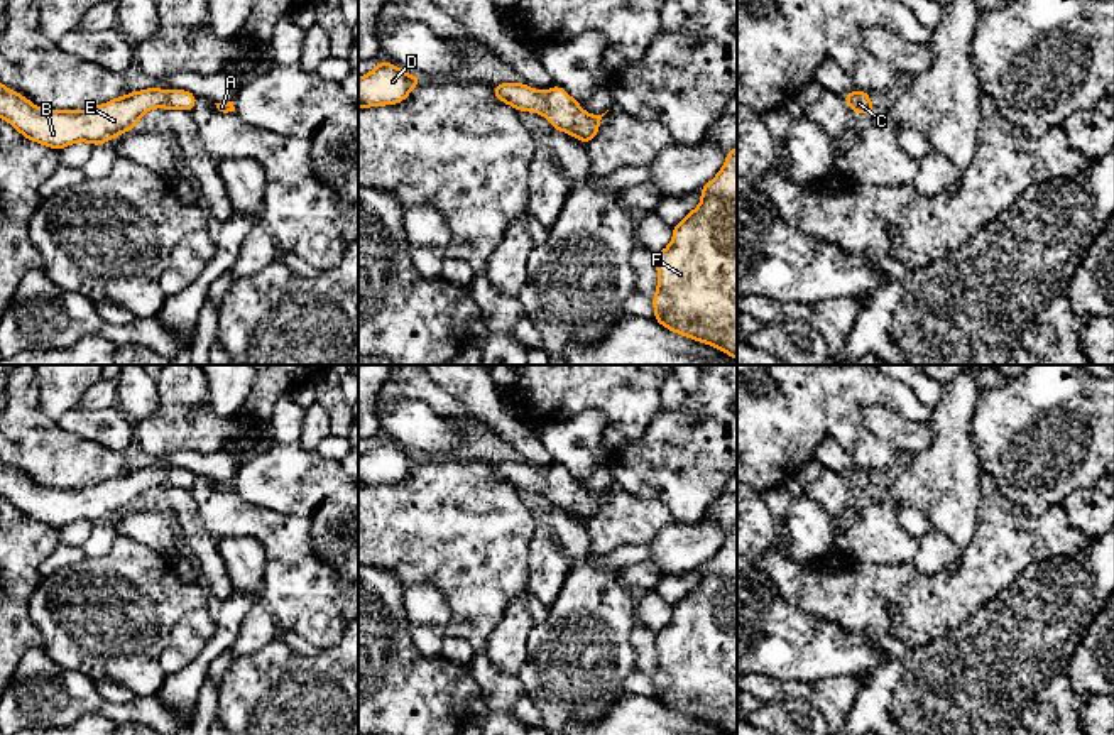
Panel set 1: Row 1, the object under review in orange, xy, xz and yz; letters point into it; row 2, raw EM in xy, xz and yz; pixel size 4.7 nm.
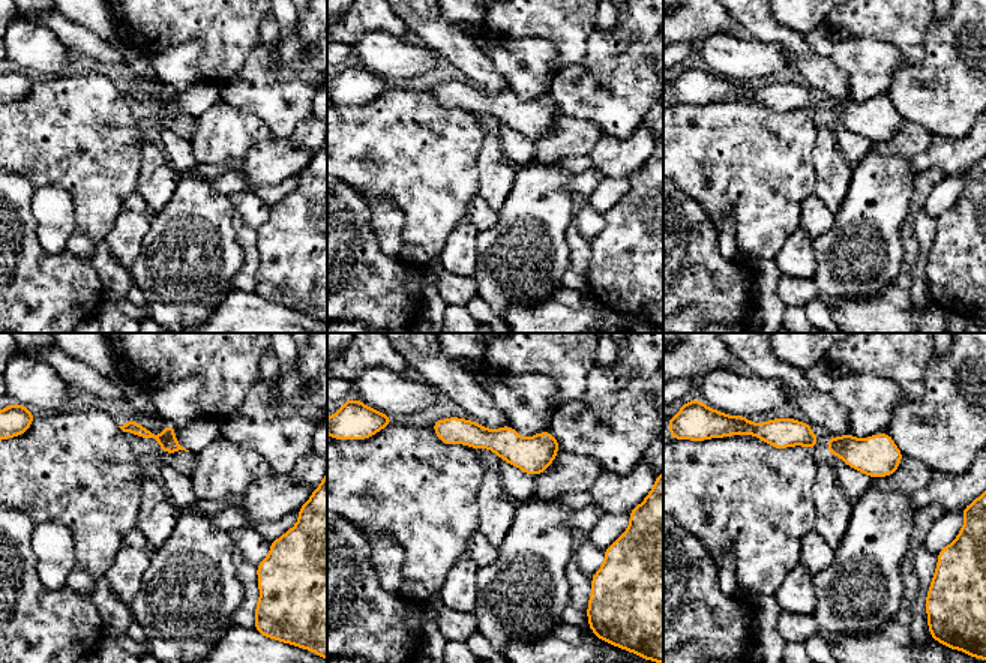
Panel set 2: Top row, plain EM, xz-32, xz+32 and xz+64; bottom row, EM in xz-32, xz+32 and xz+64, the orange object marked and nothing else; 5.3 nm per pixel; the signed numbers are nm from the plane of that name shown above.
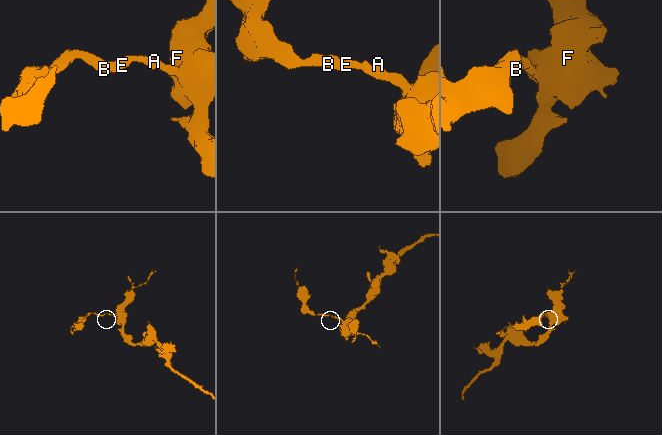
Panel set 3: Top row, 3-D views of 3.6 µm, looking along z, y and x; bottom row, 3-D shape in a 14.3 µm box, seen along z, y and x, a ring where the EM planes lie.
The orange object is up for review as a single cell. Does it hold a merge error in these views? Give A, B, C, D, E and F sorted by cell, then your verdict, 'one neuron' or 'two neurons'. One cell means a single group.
A B C D E F | one neuron

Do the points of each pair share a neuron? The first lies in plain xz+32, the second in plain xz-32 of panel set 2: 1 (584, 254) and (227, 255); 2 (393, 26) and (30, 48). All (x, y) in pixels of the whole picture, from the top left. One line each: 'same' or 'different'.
1: different
2: different

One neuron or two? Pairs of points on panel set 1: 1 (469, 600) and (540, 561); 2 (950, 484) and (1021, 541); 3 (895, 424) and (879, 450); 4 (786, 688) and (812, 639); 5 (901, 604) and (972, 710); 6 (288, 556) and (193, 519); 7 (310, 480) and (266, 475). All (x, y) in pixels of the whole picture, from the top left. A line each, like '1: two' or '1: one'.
1: two
2: two
3: two
4: two
5: two
6: two
7: one

